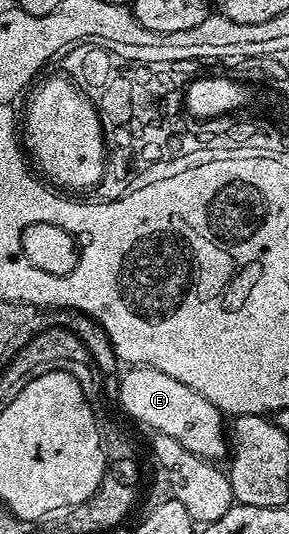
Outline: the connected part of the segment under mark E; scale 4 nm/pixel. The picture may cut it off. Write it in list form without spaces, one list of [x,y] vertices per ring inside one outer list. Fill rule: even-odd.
[[[144,365],[128,368],[126,371],[127,374],[124,372],[118,378],[117,400],[133,420],[148,425],[155,433],[164,433],[169,435],[169,439],[177,439],[181,447],[193,451],[193,455],[198,457],[218,462],[219,457],[228,456],[229,433],[225,428],[225,415],[213,403],[209,403],[205,395],[193,391],[193,387],[185,387],[185,383],[177,383],[177,379],[165,375],[165,371],[157,371]]]

